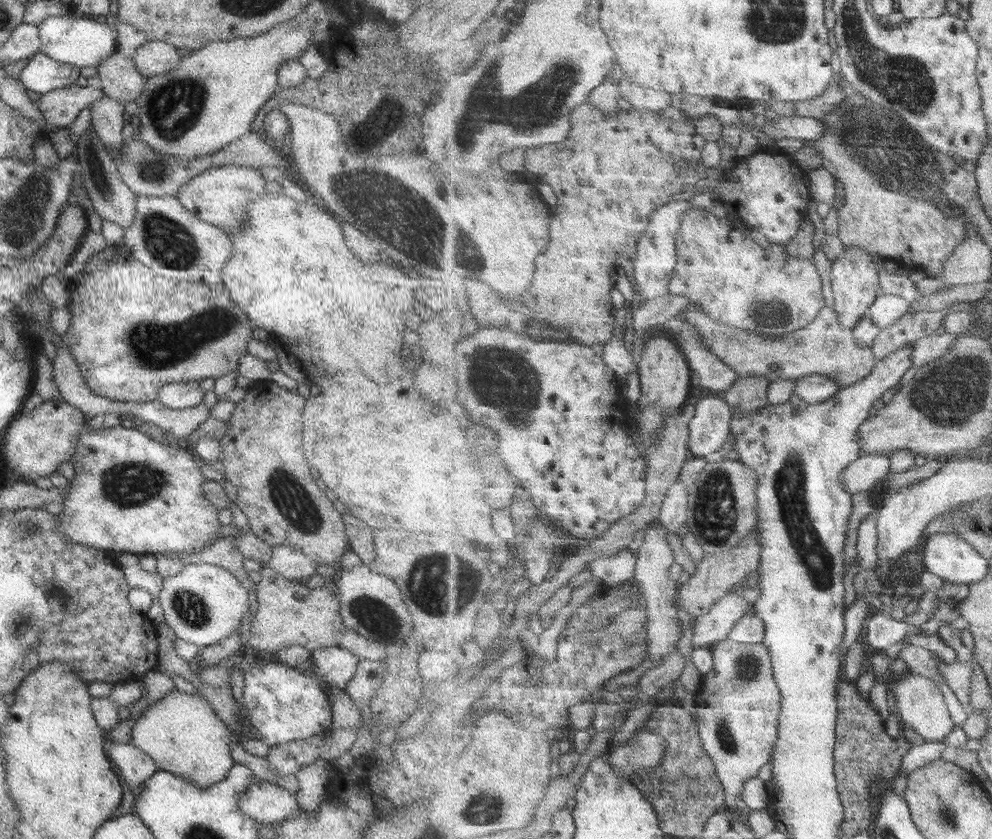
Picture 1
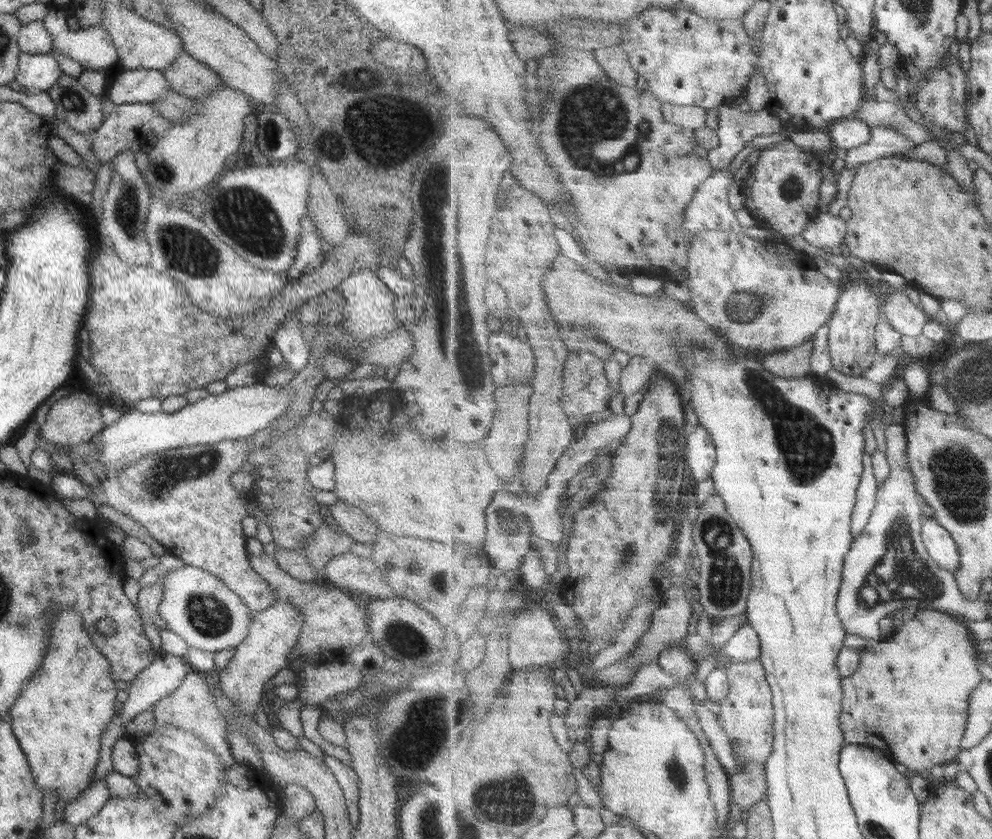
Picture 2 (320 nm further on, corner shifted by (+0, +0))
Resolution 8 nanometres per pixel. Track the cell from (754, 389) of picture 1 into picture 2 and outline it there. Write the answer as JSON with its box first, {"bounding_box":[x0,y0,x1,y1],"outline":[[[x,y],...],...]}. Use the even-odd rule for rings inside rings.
{"bounding_box":[762,341,813,378],"outline":[[[813,341],[805,345],[797,346],[784,353],[776,353],[762,357],[763,364],[773,374],[785,378],[802,377],[809,374],[811,370],[811,355],[813,355]]]}

